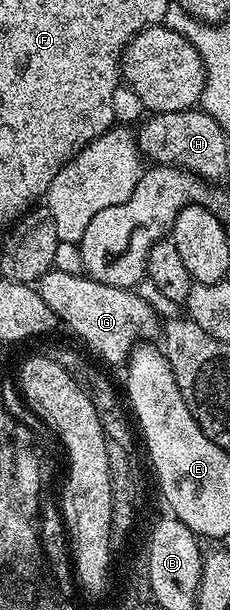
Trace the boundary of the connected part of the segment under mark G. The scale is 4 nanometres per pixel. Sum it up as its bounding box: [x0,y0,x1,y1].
[38,271,158,365]

